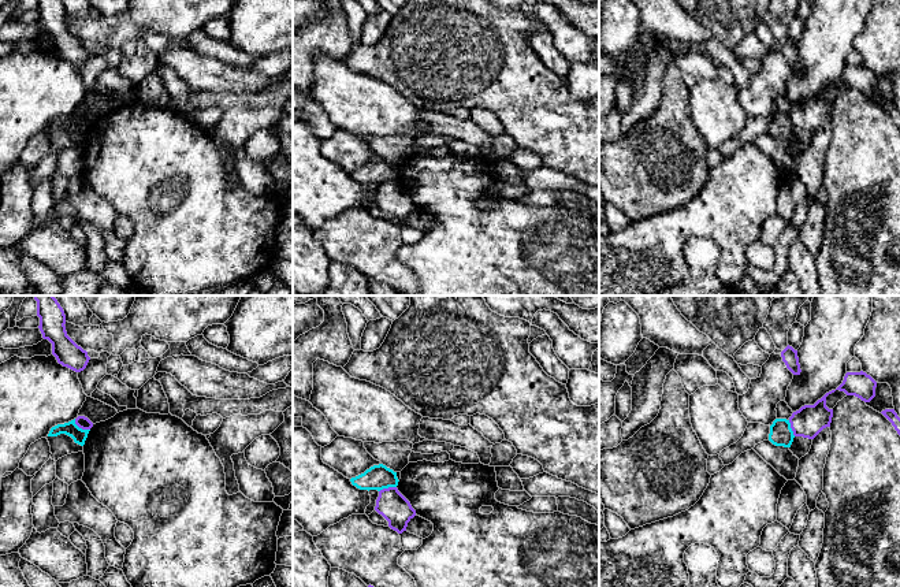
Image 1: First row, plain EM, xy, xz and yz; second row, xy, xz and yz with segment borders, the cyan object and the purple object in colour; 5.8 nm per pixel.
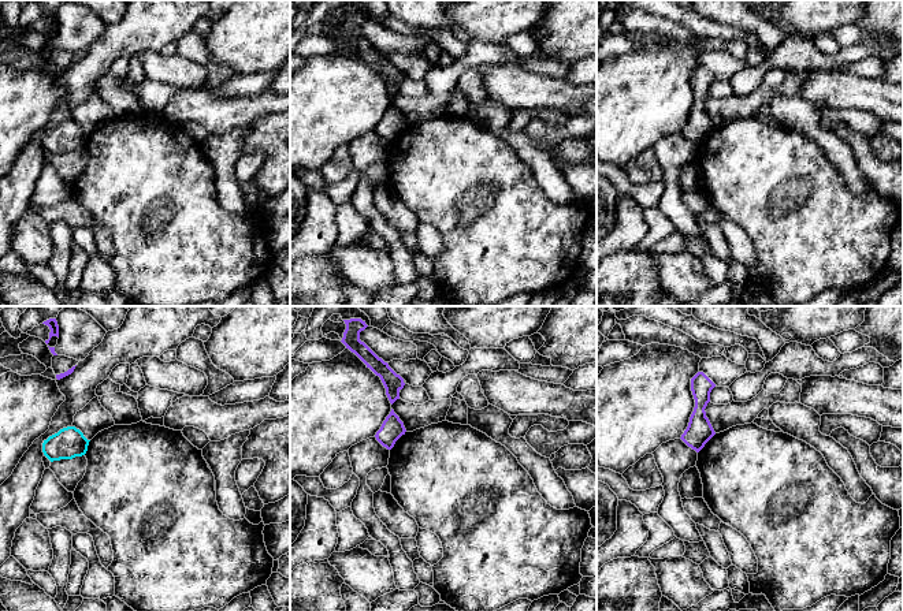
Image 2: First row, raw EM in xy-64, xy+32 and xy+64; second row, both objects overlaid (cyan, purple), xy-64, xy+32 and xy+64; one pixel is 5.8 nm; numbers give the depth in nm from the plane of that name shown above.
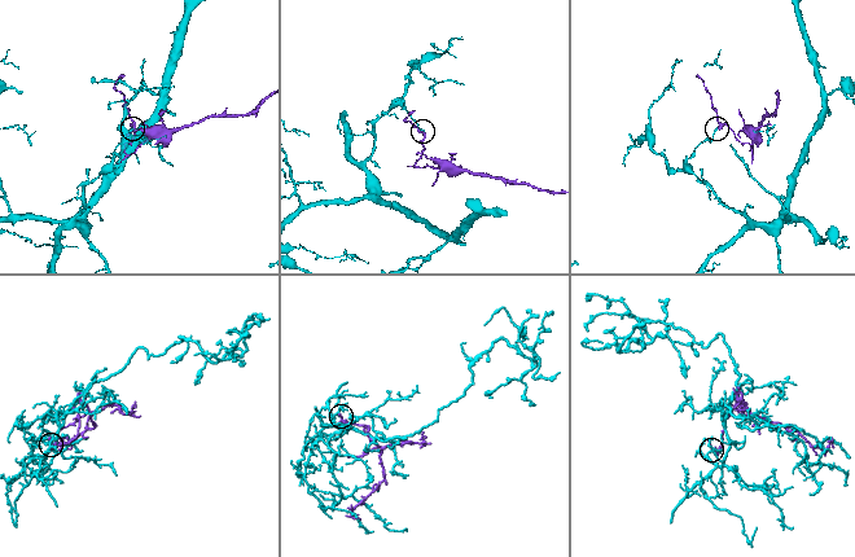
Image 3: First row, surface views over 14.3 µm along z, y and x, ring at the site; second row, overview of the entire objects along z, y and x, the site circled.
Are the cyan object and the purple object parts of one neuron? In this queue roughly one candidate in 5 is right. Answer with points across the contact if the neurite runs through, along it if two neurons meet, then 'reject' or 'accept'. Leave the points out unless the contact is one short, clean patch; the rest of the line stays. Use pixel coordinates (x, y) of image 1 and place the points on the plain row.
along xy (74, 112), (80, 121), (89, 123) | reject

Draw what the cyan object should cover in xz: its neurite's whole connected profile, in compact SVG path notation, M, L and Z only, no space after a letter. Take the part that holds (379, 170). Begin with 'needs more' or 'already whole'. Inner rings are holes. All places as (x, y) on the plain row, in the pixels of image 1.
already whole; M379 157L371 160L361 168L352 171L350 175L360 183L380 185L383 182L397 181L399 174L397 171L397 166L383 157Z

